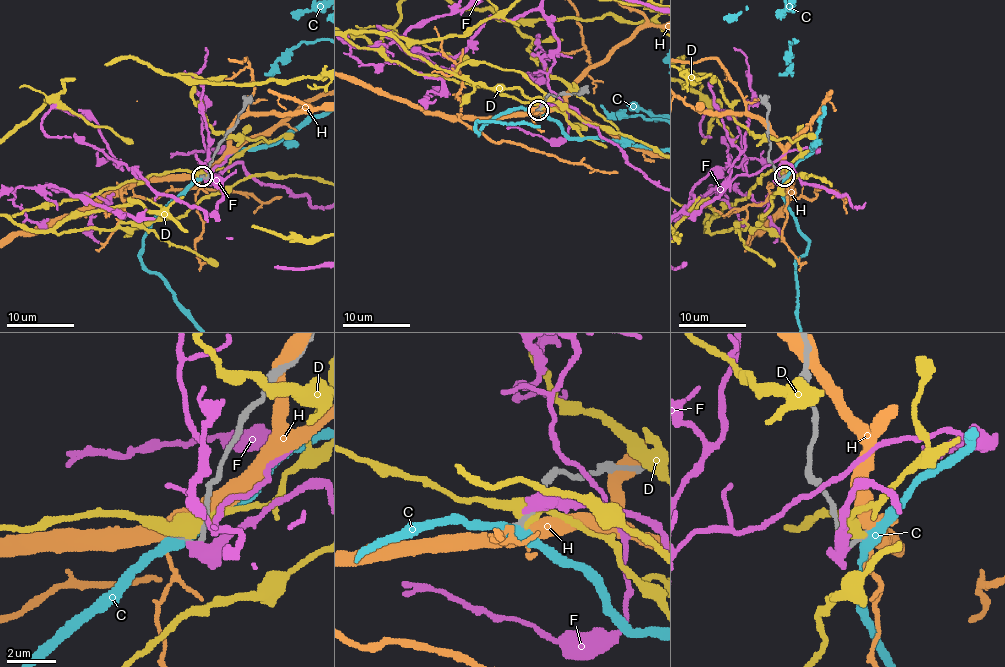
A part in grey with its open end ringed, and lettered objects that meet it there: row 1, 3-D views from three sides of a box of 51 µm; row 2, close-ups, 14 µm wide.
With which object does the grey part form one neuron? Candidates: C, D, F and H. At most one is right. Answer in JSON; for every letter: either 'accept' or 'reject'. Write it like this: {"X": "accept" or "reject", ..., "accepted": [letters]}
{"C": "accept", "D": "reject", "F": "reject", "H": "reject", "accepted": ["C"]}

